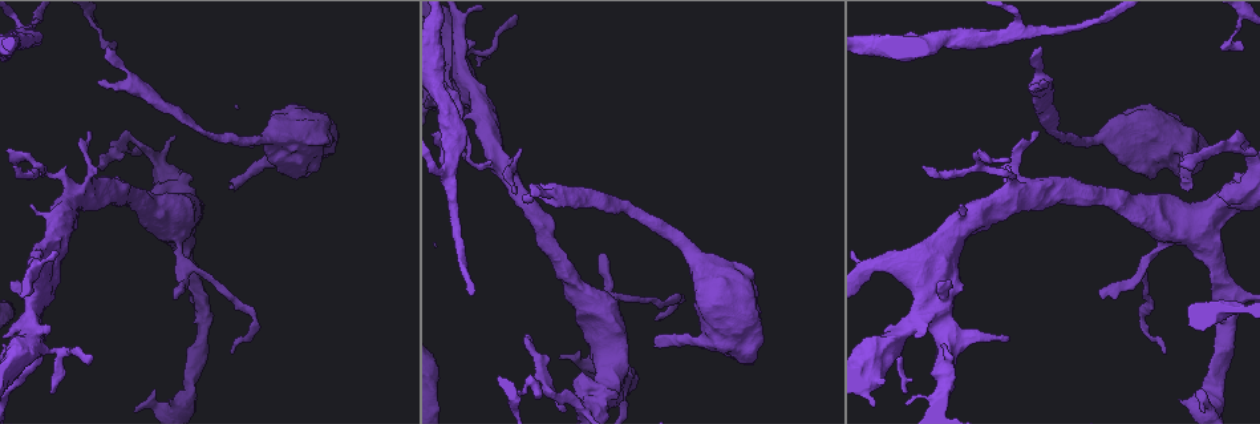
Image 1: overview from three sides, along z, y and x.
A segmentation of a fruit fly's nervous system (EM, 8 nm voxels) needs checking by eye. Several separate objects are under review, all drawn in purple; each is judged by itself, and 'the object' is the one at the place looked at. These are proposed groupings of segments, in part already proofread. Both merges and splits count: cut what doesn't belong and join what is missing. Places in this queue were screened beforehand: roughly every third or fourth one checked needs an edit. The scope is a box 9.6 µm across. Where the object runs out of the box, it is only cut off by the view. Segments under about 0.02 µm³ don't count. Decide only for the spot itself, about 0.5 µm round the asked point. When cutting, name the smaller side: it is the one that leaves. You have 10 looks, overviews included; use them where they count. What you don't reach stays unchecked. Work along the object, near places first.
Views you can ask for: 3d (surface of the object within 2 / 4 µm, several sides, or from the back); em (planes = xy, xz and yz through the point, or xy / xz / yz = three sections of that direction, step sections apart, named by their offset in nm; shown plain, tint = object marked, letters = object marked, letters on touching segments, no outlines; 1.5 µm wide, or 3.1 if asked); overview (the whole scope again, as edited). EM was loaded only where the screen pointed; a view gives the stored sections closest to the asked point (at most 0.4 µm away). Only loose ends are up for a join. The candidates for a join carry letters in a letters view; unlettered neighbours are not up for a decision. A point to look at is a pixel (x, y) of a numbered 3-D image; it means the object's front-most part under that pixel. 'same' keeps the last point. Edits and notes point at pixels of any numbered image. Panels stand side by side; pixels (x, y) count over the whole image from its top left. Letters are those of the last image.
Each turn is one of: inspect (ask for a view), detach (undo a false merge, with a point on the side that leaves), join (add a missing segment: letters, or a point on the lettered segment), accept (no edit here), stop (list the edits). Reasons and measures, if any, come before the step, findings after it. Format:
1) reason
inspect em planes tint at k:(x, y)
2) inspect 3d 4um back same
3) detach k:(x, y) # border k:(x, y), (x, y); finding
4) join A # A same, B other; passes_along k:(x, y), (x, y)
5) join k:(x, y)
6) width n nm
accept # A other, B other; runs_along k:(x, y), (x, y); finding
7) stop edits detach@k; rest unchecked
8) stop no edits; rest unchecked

stops while still wide
inspect em yz step 4 letters at 1:(337, 139)

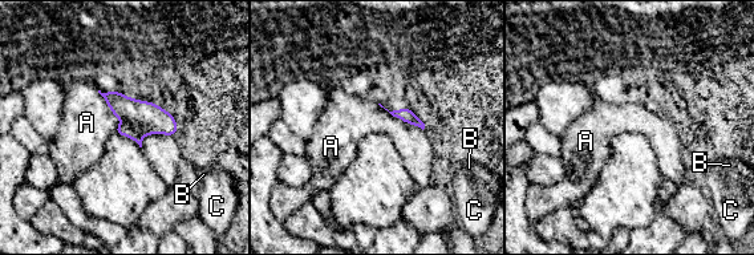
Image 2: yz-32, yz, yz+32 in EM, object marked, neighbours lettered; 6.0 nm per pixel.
inspect em planes letters same

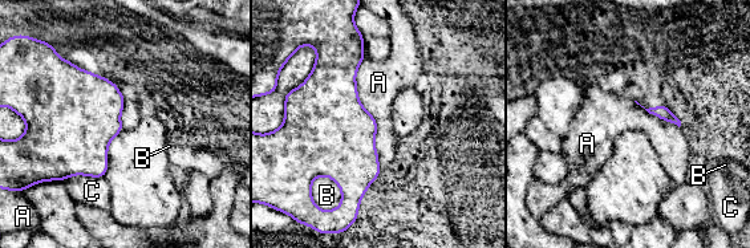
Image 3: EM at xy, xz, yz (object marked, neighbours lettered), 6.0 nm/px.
accept # A other, B other, C other; border 3:(364, 57), (356, 93), (377, 122); no lettered segment goes on from it

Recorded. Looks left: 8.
sharp bend
inspect em xy step 4 letters at 1:(576, 403)

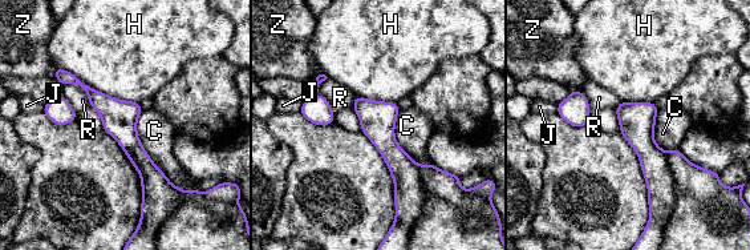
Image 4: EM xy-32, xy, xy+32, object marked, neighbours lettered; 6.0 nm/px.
width 220 nm
accept # C other, H other, J other, R other, Z other; runs_along 4:(64, 73), (120, 121), (151, 200); continuous, no second neuron

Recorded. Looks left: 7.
branch stops here
inspect em planes letters at 1:(1190, 189)

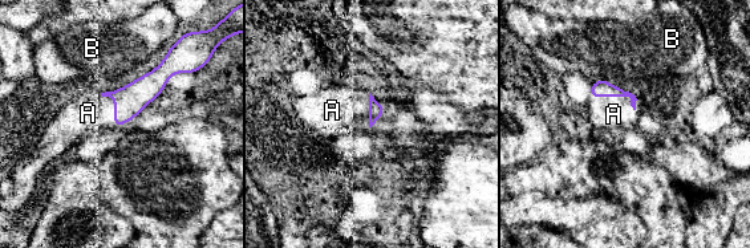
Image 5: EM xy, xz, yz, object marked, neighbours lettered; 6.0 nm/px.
join A # A same, B other; the neuron continues

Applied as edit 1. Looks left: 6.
inspect overview

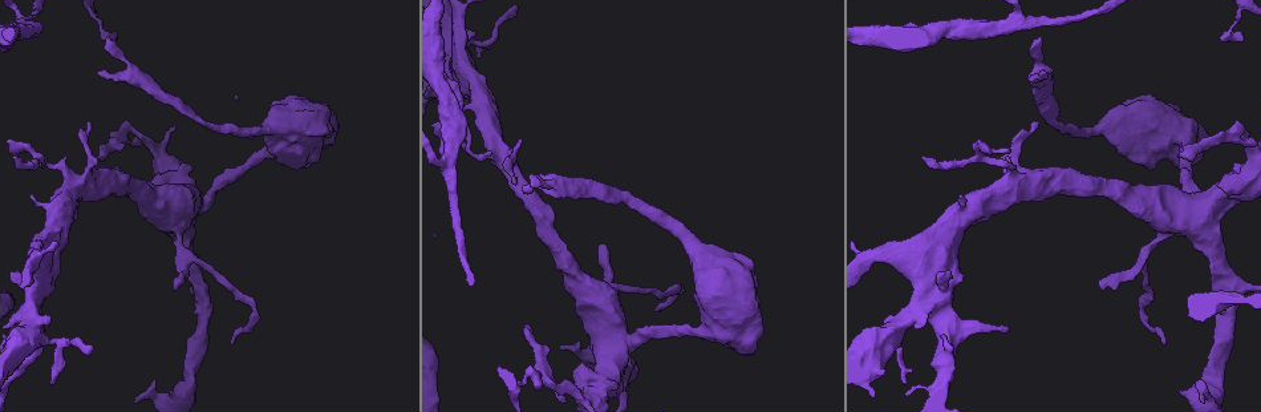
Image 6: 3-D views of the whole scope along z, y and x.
free end
inspect 3d 2um back at 6:(523, 192)

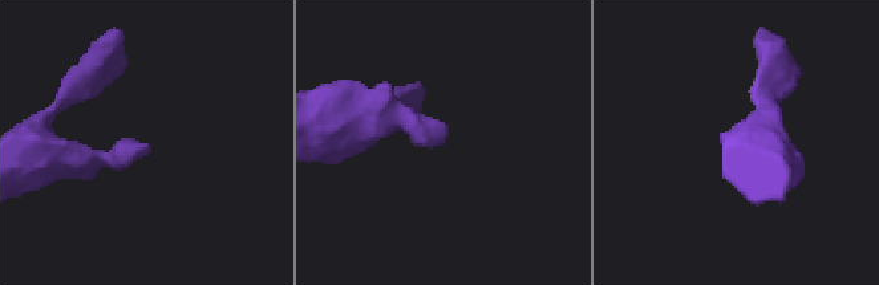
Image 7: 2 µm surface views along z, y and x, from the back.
inspect em planes tint at 7:(147, 146)

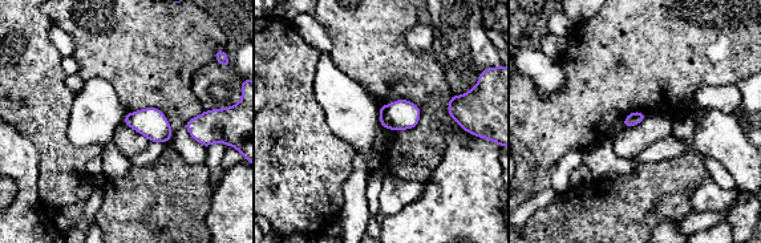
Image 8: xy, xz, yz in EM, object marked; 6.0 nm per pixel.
inspect em planes letters same

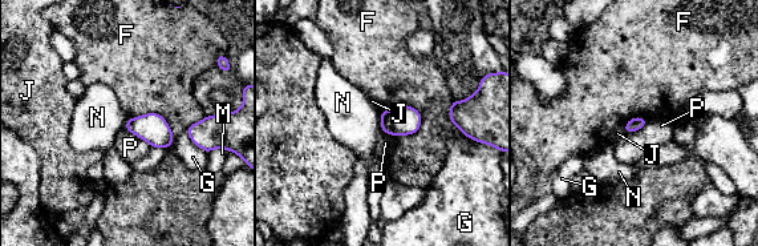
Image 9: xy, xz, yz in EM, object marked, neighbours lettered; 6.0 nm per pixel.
longest_contact F 260 nm
accept # F other, G other, J other, M other, N other, P other; none of them fits

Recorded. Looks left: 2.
stop edits join@5; rest unchecked

